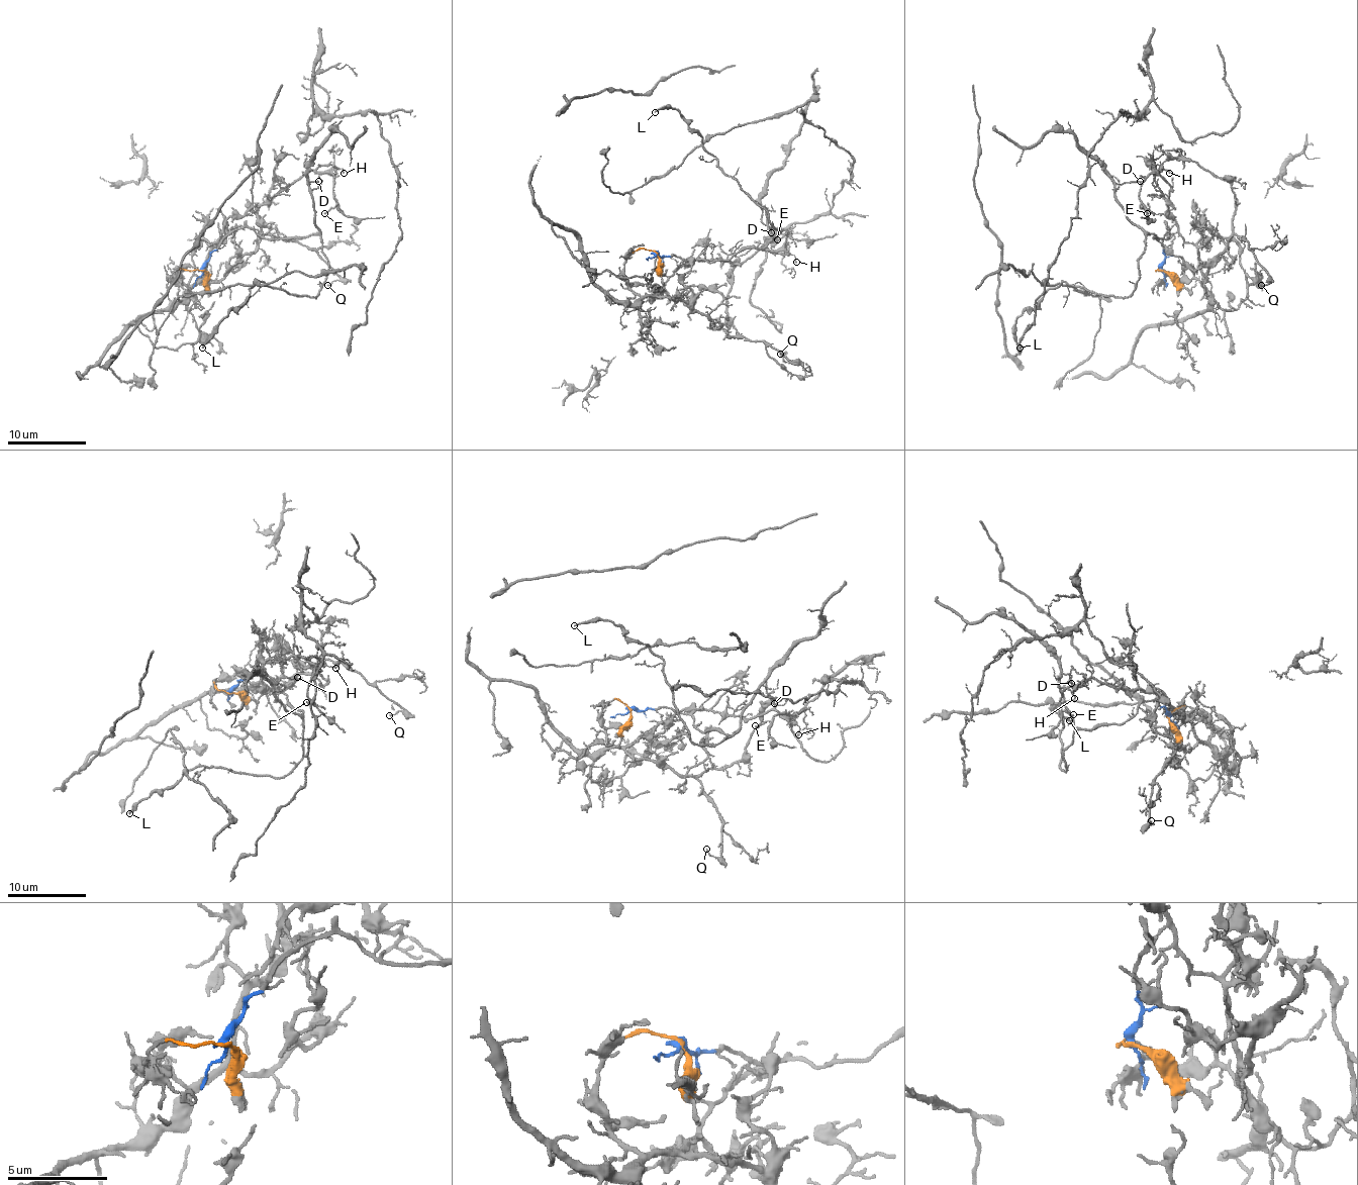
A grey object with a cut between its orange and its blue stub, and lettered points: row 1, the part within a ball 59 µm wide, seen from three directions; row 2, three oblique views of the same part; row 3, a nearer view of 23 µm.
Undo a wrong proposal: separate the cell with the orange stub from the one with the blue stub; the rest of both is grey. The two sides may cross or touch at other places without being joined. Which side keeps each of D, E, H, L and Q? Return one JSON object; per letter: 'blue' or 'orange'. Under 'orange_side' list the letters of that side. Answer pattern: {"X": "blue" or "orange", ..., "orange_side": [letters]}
{"D": "blue", "E": "orange", "H": "orange", "L": "blue", "Q": "orange", "orange_side": ["E", "H", "Q"]}

